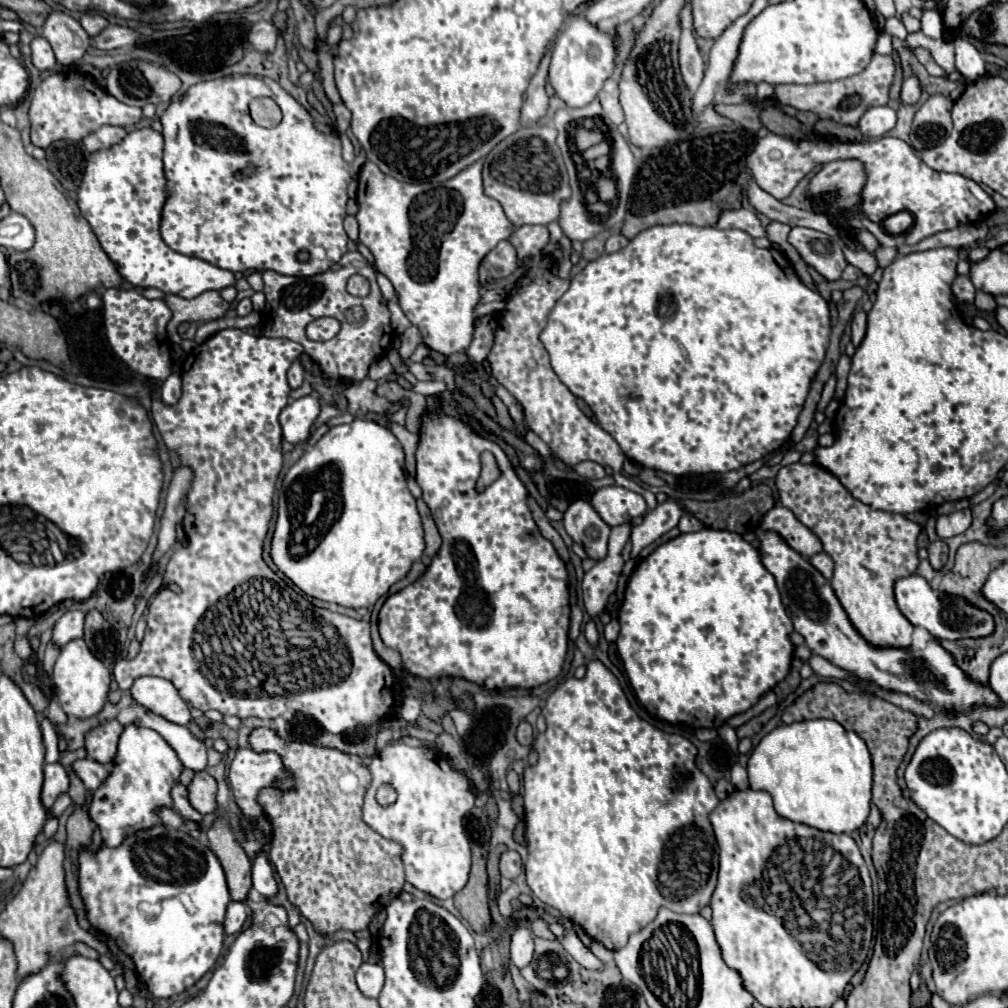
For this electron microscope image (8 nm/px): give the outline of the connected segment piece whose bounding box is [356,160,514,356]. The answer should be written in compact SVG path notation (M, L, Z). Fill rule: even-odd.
M366 160L360 168L360 178L358 178L358 214L356 214L356 220L358 220L358 240L370 248L370 252L374 254L376 258L376 268L392 282L394 290L398 292L398 298L400 298L400 306L404 310L404 314L408 316L408 320L420 330L422 338L424 338L424 344L430 346L432 350L444 354L444 356L450 356L454 352L462 352L462 350L468 350L470 342L472 342L472 332L474 332L474 308L480 300L480 288L478 288L478 266L480 266L480 260L502 240L508 240L510 234L514 232L514 226L512 222L504 216L504 210L500 208L500 204L492 198L488 198L484 192L482 192L482 162L476 162L468 168L464 168L462 172L458 172L452 180L446 180L444 184L404 184L388 174L382 174L380 168L376 168L376 164L372 164L370 160Z

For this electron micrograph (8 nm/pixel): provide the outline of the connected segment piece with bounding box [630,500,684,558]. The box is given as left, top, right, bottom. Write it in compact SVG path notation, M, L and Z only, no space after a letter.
M666 500L666 502L658 504L654 510L650 510L644 516L644 520L632 528L632 534L630 534L630 542L632 542L630 558L637 558L644 546L652 544L662 534L666 534L668 530L678 526L678 520L680 520L682 514L684 514L684 510L676 500Z

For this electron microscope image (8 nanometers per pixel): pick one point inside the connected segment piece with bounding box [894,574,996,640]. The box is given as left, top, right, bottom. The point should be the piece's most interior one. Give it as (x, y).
(946, 616)

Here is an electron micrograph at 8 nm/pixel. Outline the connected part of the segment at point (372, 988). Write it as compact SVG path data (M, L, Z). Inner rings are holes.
M364 962L356 972L356 984L364 996L378 996L384 986L384 970L380 964Z

